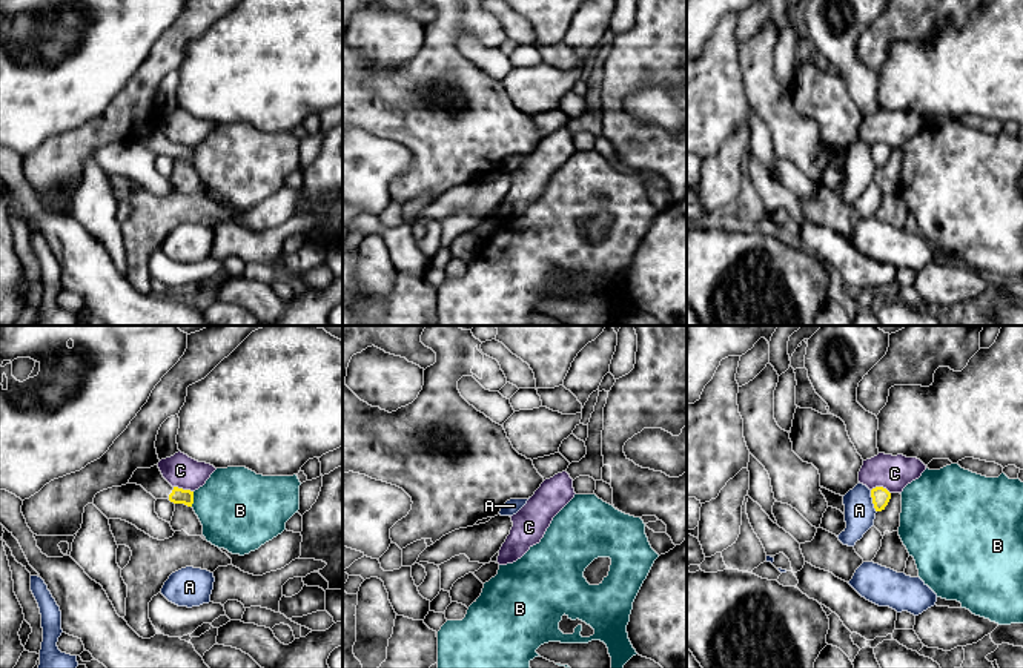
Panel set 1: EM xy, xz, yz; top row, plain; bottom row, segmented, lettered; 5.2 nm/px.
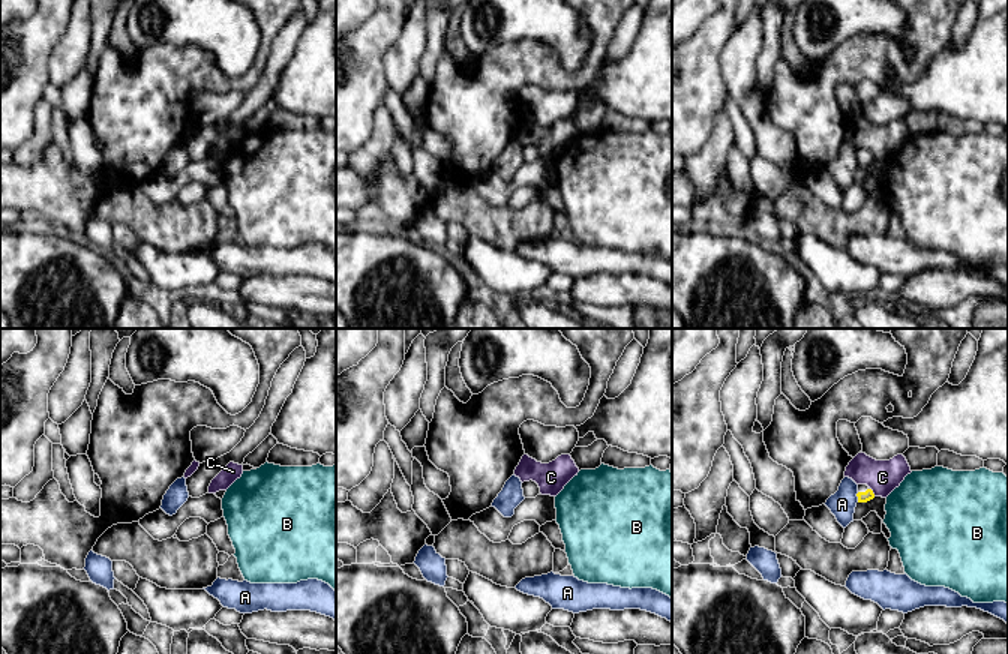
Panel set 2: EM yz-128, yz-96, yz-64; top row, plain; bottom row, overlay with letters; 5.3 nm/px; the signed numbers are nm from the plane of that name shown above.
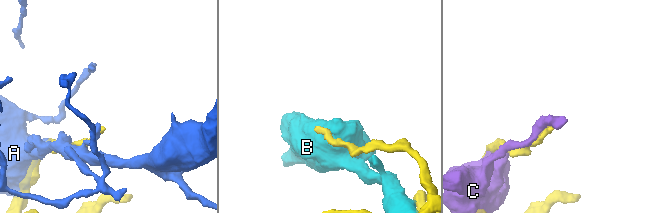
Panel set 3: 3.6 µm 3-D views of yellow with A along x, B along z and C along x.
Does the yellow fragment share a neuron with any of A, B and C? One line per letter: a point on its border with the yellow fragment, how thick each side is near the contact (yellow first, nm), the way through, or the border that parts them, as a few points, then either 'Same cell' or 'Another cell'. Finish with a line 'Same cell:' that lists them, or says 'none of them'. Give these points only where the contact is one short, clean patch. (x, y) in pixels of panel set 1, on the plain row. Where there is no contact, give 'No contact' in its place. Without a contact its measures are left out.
A: Touches yellow at yz (873, 157). Thickness 100 nm (yellow) against 160 nm. Another cell
B: Touches yellow at xy (192, 155). Thickness 80 nm (yellow) against 420 nm. Another cell
C: Touches yellow at xy (183, 146). Thickness 80 nm (yellow) against 170 nm. Another cell
Same cell: none of them

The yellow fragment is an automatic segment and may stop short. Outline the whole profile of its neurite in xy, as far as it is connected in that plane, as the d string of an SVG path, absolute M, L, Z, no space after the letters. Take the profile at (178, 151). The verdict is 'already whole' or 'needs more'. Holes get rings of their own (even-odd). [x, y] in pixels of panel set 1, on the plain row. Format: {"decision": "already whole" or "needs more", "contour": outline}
{"decision": "needs more", "contour": "M158 121L151 124L137 124L129 140L141 141L155 155L169 155L174 160L192 163L194 147L172 143L161 131Z"}

